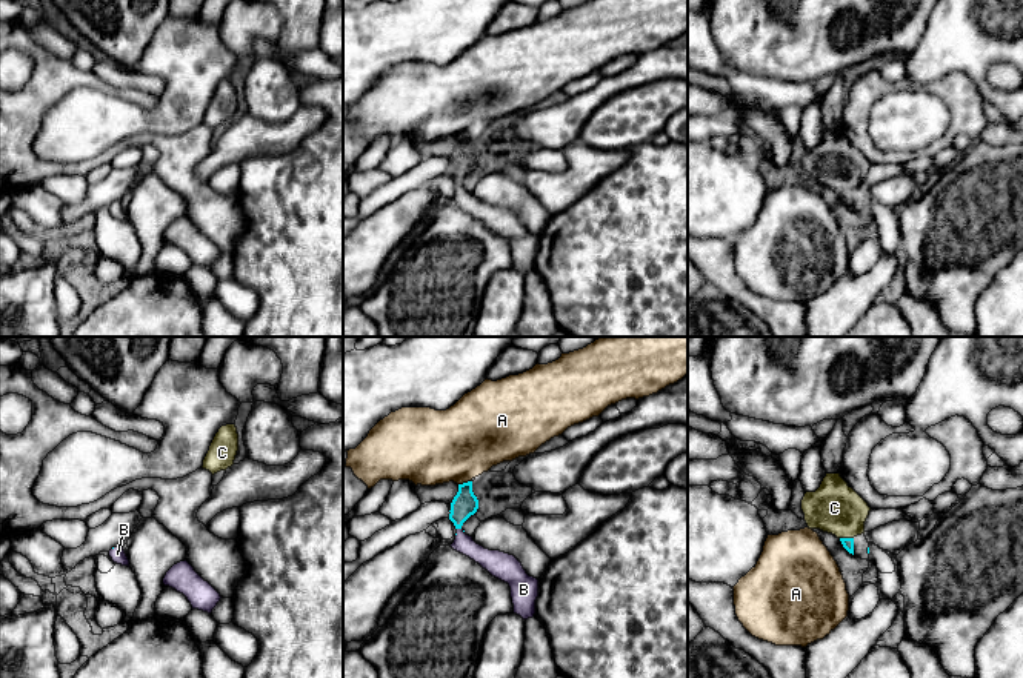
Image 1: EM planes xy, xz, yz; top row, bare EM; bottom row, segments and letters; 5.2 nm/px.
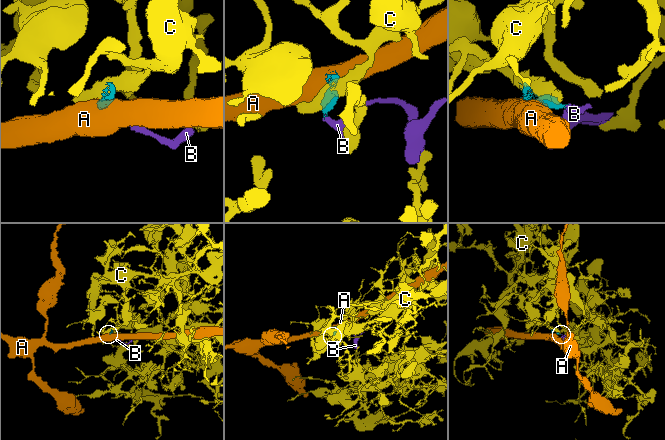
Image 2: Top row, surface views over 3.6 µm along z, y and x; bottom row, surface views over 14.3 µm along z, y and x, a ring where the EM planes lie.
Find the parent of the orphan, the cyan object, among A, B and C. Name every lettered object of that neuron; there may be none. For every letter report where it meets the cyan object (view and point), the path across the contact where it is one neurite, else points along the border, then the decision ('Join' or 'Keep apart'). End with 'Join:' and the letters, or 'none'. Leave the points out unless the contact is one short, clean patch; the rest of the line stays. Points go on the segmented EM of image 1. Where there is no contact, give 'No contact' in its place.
A: Touches cyan at xz (463, 483). Boundary: xz (469, 480), (459, 485). Keep apart
B: Touches cyan at xz (460, 528). Path across: xz (465, 503), (460, 511), (460, 528), (460, 537), (494, 561). Join
C: Touches cyan at yz (846, 538). Keep apart
Join: B

